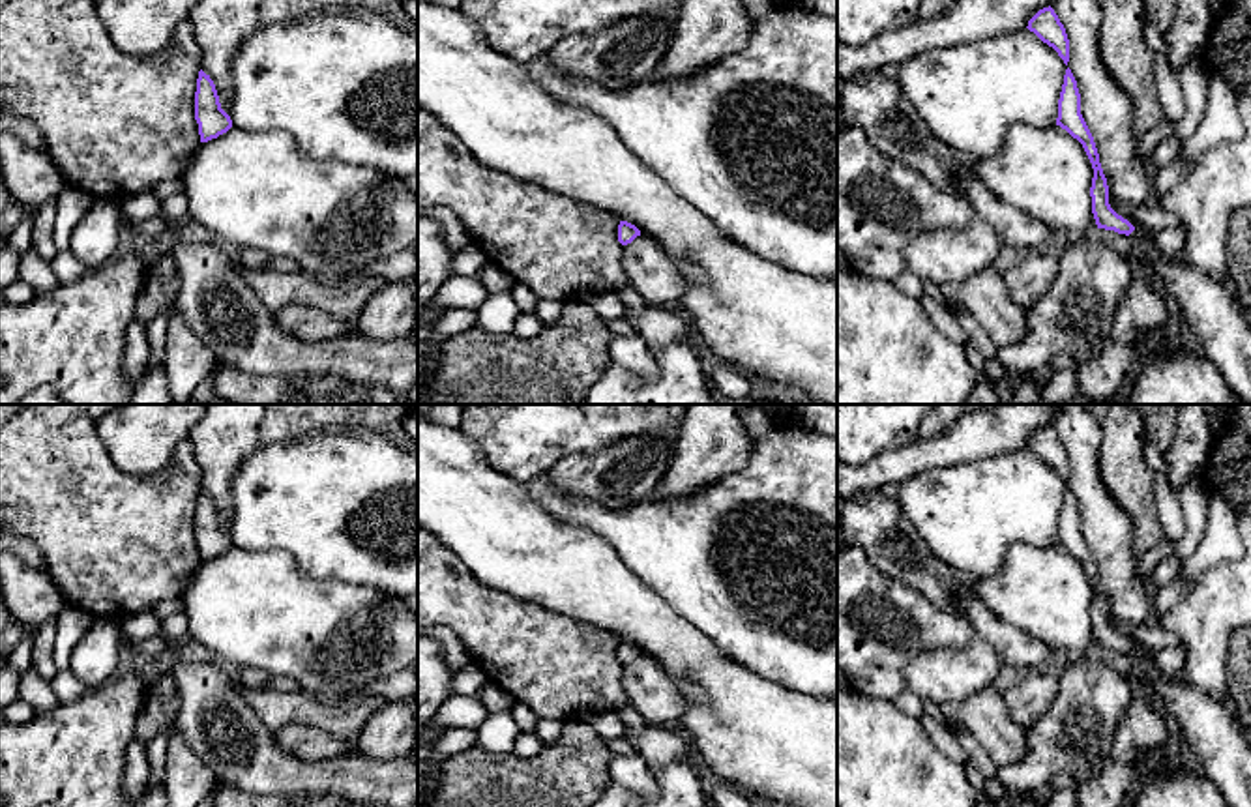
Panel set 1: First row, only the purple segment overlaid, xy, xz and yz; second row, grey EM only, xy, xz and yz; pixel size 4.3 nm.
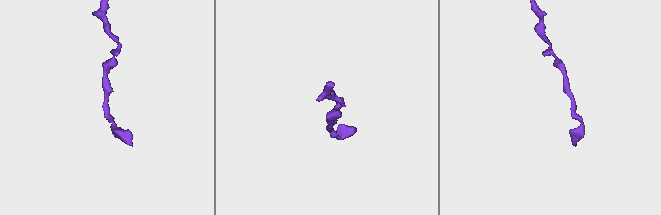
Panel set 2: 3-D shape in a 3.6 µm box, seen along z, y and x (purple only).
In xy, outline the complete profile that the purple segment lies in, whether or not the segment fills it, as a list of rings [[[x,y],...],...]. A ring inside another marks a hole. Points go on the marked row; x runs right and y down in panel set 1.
[[[202,69],[197,79],[195,120],[200,142],[208,142],[232,127],[230,116],[221,109],[213,81]]]

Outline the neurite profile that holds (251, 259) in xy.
[[[243,249],[236,257],[238,266],[242,266],[245,270],[268,268],[270,260],[272,260],[272,255],[268,255],[260,249]]]

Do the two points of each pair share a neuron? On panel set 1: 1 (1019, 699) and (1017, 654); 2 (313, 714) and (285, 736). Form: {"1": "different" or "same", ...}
{"1": "different", "2": "different"}

